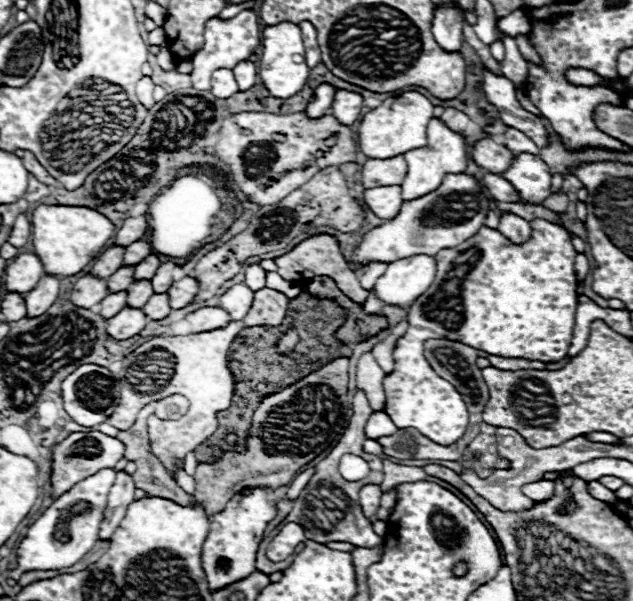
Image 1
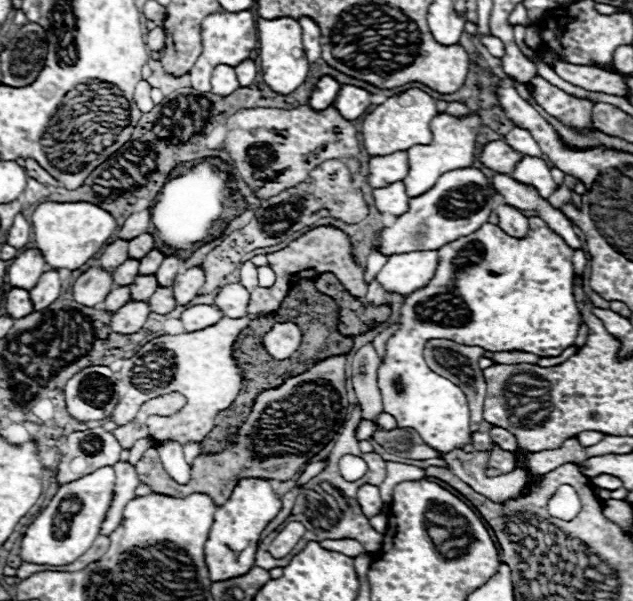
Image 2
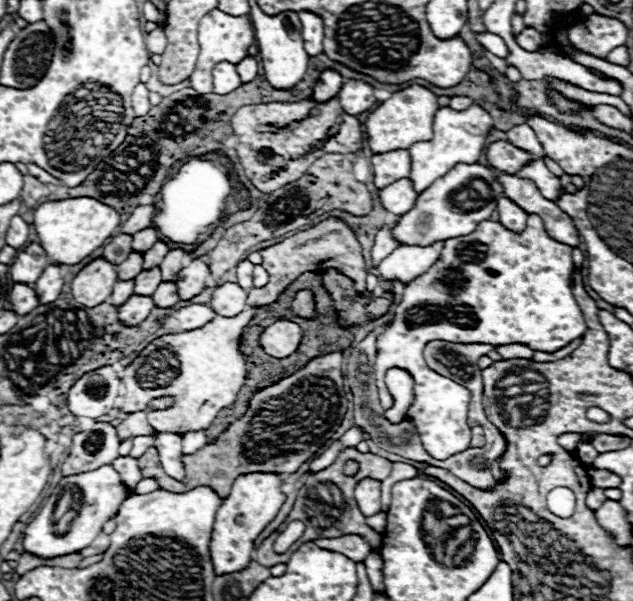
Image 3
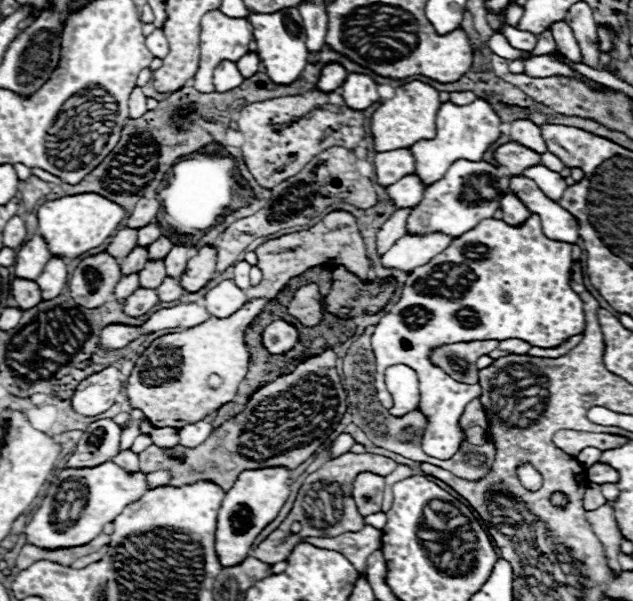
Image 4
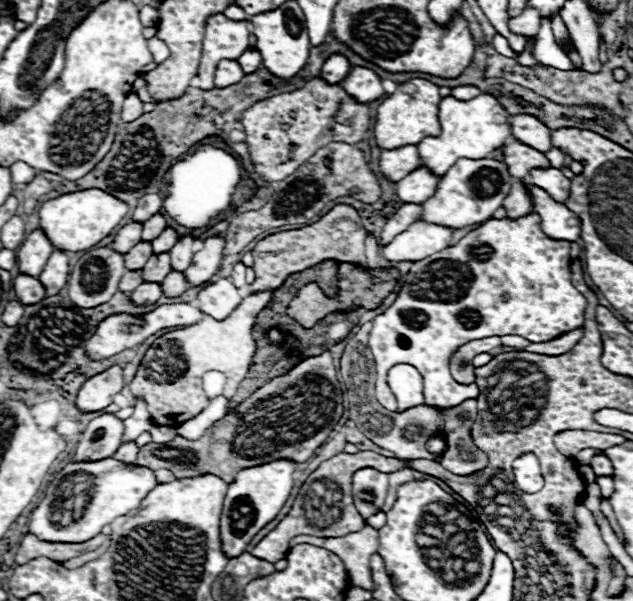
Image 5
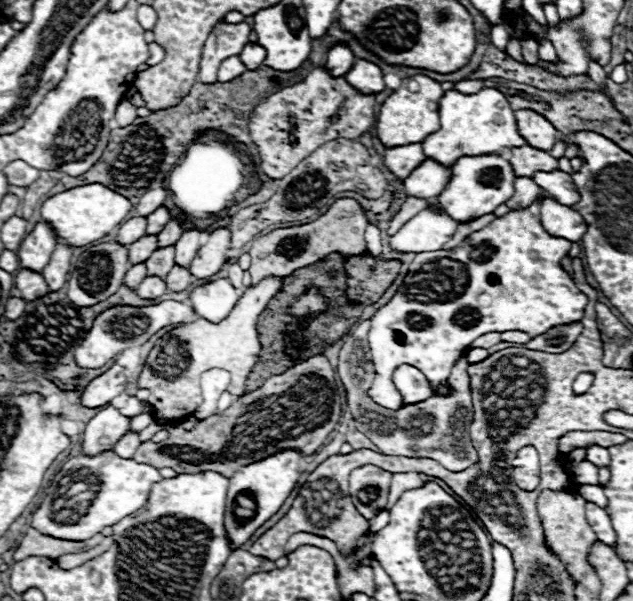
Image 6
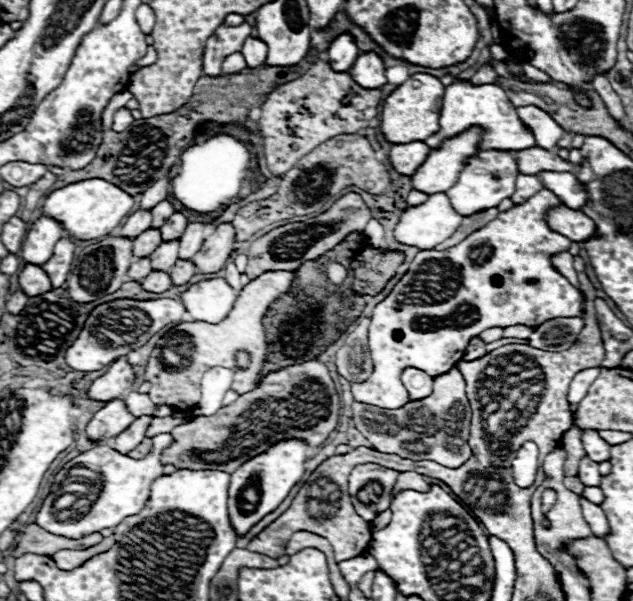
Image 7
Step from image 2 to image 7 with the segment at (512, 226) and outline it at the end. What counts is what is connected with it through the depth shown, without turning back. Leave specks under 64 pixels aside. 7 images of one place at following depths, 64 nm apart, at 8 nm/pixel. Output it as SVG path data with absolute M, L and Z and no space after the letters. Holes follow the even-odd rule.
M520 174L516 178L516 190L512 194L514 204L526 202L532 194L536 194L542 188L542 180L536 174Z

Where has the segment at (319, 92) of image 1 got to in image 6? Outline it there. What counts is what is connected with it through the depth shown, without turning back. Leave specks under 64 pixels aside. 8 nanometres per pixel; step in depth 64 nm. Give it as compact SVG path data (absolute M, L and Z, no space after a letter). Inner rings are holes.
M338 42L332 50L328 50L328 62L324 64L332 76L344 76L352 64L354 64L354 54L352 50L344 44L344 42Z

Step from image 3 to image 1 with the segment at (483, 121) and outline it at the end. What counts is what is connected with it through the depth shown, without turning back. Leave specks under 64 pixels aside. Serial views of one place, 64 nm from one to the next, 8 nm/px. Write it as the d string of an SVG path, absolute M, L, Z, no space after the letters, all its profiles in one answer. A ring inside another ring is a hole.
M432 118L428 124L428 144L424 148L408 150L404 156L408 162L408 174L402 182L402 198L404 200L414 200L414 198L420 198L420 196L436 190L440 186L444 174L464 172L468 166L468 158L470 158L466 136L450 130L440 118Z

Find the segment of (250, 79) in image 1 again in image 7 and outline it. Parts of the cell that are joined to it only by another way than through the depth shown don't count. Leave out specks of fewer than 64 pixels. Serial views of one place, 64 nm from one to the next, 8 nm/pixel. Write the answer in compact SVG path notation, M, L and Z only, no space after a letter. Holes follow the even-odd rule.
M248 38L244 44L242 44L242 56L248 64L248 68L256 68L256 66L262 66L266 62L266 52L268 52L268 46L264 42L260 42L260 38Z

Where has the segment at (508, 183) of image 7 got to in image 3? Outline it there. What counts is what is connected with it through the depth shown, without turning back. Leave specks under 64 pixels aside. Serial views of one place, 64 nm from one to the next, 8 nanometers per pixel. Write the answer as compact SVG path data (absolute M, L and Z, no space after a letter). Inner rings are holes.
M456 164L436 184L428 186L416 200L416 206L400 218L394 236L404 244L426 246L436 240L448 240L474 232L482 220L488 220L496 210L498 200L504 196L504 186L490 166L482 164Z

